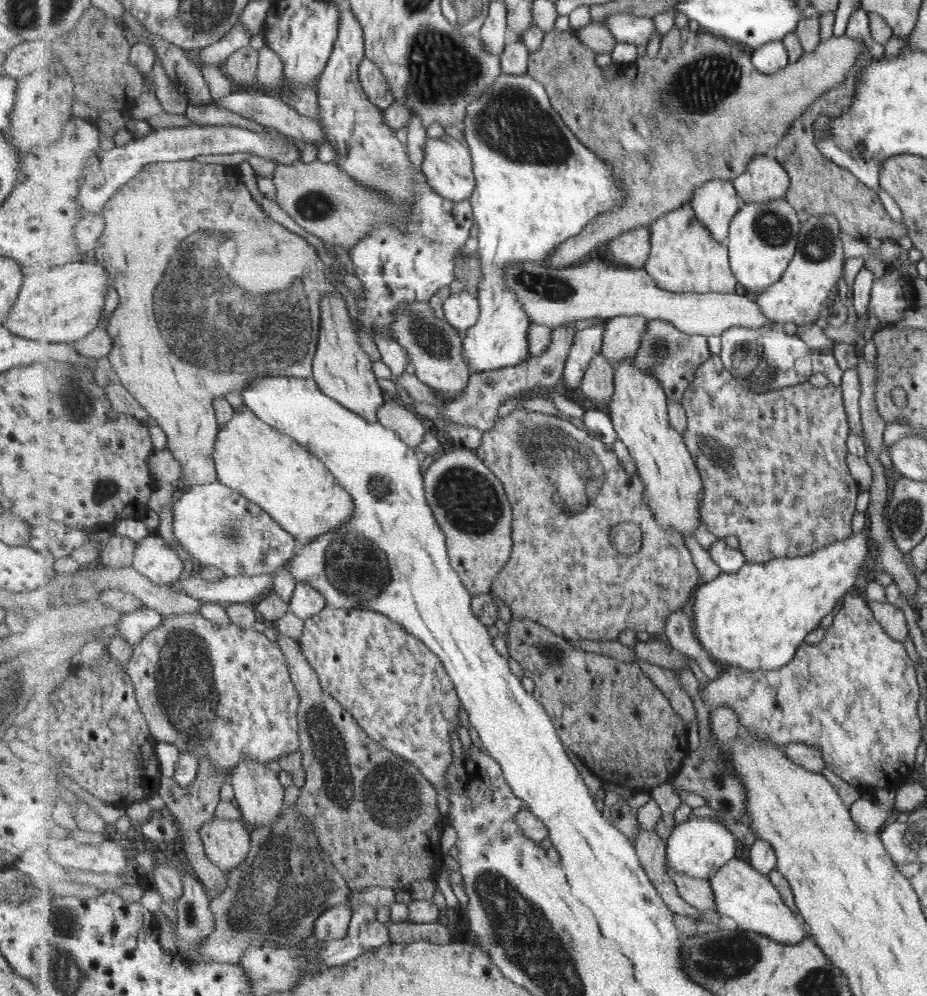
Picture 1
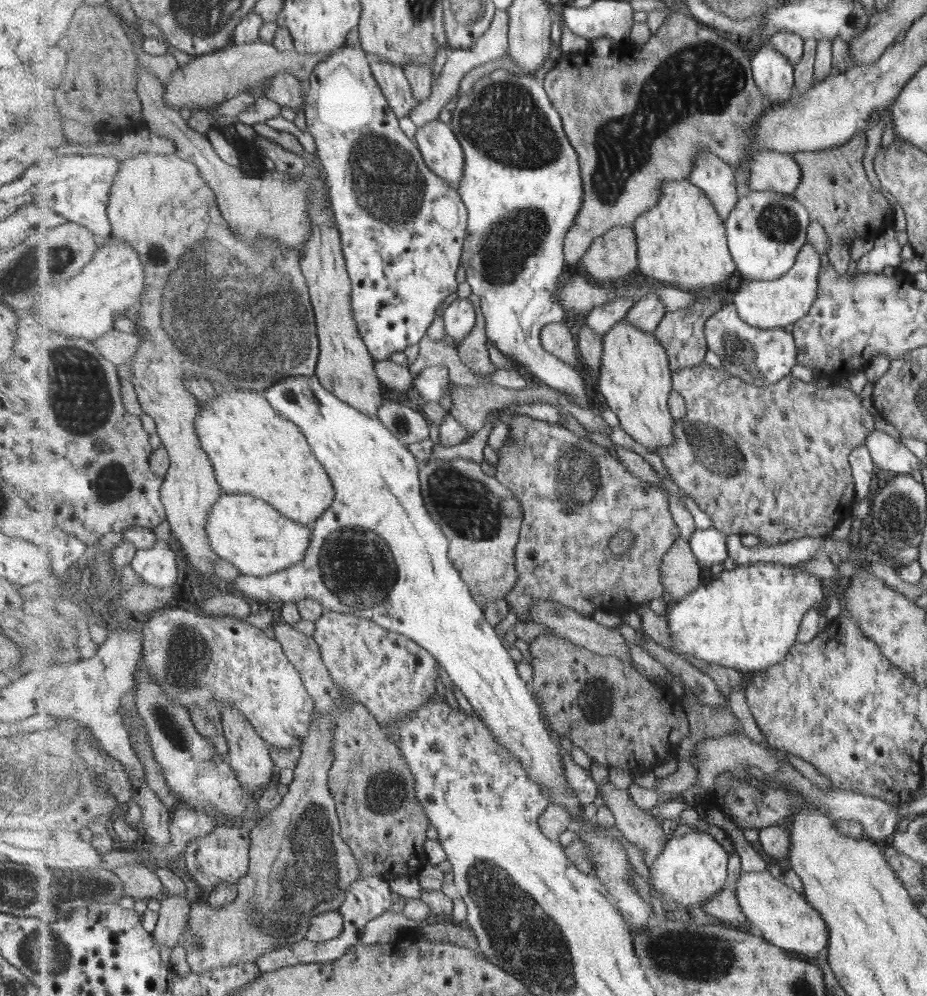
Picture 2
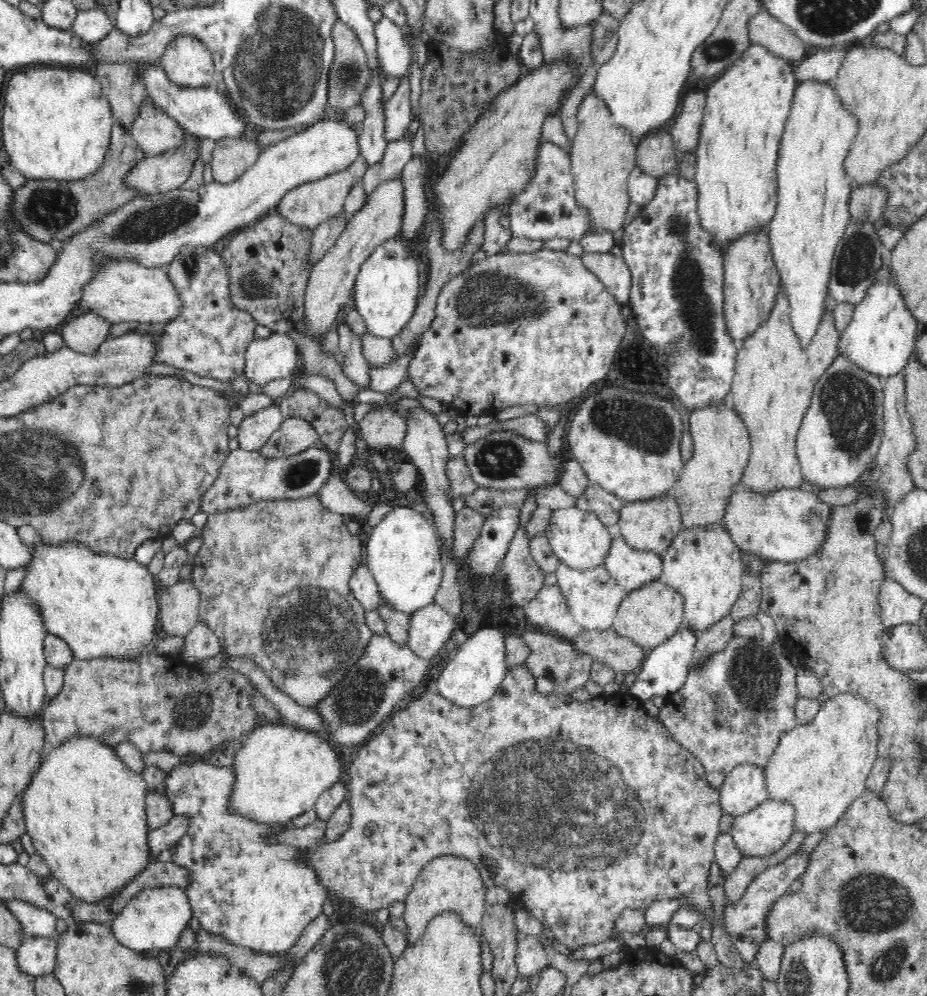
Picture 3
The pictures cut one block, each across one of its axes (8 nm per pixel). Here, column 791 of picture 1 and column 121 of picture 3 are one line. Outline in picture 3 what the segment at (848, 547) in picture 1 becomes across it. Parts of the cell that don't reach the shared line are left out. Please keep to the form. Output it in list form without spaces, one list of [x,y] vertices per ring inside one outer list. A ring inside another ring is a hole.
[[[40,543],[35,546],[35,559],[24,568],[25,577],[21,588],[34,599],[44,617],[44,629],[65,640],[78,660],[110,657],[118,661],[137,659],[143,650],[154,643],[154,634],[159,624],[159,584],[147,565],[135,558],[123,559],[90,551],[84,545],[64,543],[50,546]]]

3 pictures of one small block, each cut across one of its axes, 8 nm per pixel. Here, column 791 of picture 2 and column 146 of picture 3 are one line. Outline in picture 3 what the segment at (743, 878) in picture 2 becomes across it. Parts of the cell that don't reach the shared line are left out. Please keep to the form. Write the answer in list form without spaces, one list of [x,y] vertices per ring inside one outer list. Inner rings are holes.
[[[148,886],[136,892],[110,920],[111,931],[125,948],[155,954],[177,947],[183,931],[193,918],[192,909],[181,888],[172,886]]]

